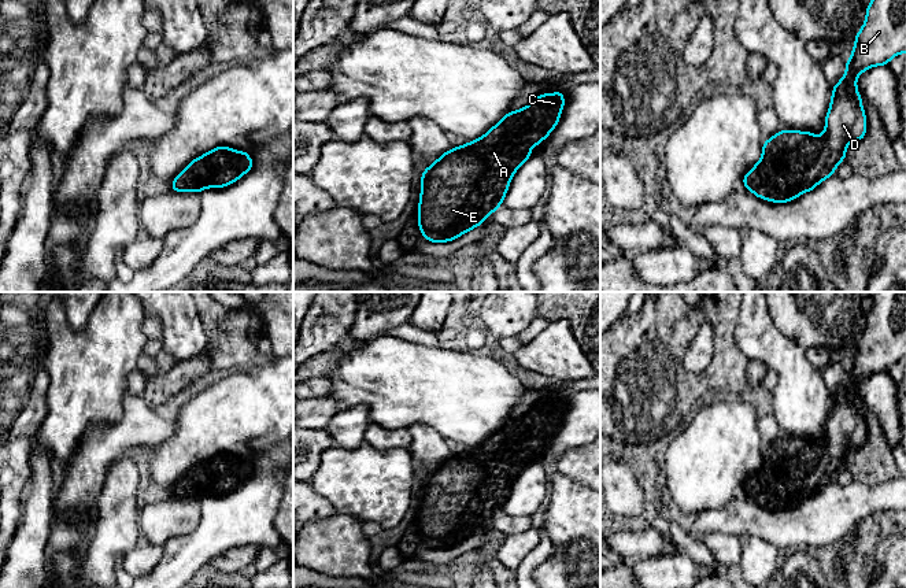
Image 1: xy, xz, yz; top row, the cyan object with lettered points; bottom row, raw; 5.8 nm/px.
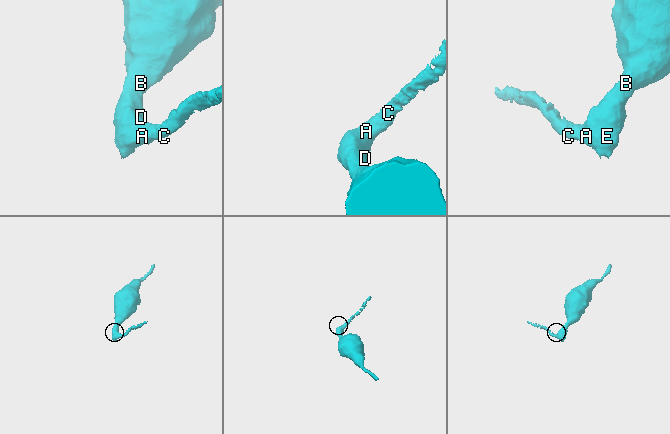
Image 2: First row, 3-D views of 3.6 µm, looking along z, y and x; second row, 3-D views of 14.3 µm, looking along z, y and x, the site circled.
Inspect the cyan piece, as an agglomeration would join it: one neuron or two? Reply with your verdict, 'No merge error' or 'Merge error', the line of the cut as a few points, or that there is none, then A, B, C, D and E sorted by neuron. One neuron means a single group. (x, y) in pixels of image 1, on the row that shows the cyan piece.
No merge error. No split. Groups: A B C D E

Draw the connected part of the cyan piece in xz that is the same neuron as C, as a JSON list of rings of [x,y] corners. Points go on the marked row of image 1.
[[[563,92],[543,93],[528,107],[507,112],[481,138],[451,148],[424,170],[418,207],[421,234],[432,243],[451,241],[495,212],[504,201],[513,174],[532,156],[532,147],[539,145],[558,125],[563,100]]]

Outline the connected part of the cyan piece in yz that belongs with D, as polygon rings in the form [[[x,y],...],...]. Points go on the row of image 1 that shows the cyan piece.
[[[872,0],[866,7],[865,23],[855,36],[853,53],[846,62],[846,74],[832,89],[824,134],[779,132],[763,143],[761,160],[744,175],[742,184],[757,197],[787,203],[832,177],[836,166],[846,159],[848,143],[861,141],[866,134],[866,117],[855,84],[858,75],[873,66],[888,64],[894,56],[903,52],[906,52],[906,0]]]

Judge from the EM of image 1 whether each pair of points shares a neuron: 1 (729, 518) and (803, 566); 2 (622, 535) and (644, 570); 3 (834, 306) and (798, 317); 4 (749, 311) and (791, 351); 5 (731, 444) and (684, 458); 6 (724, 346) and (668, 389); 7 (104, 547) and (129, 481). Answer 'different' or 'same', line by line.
1: different
2: different
3: same
4: same
5: same
6: same
7: same

